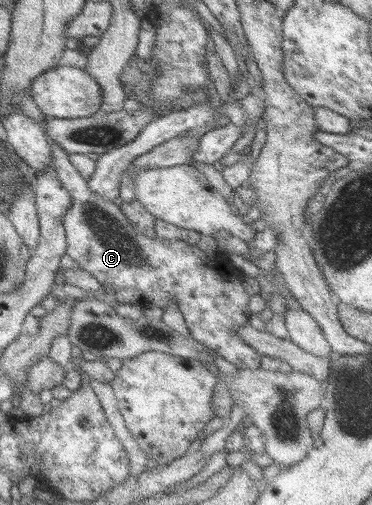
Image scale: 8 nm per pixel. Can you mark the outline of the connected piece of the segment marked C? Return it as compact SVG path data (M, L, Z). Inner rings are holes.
M49 142L49 145L50 166L55 170L62 188L70 193L70 208L60 219L65 232L65 255L73 259L82 270L92 275L92 279L97 281L106 293L114 294L116 290L135 289L141 296L144 296L141 297L139 303L145 307L146 304L156 306L161 311L165 310L166 304L169 304L169 300L172 299L178 311L183 315L189 336L197 340L197 343L201 343L207 349L215 352L235 368L258 369L259 354L241 341L240 337L235 336L235 329L239 329L241 325L248 322L247 304L250 296L241 286L241 277L239 275L237 277L235 275L225 276L223 272L220 272L217 261L209 261L209 256L205 256L193 243L187 243L181 239L145 237L145 235L137 233L121 213L118 202L99 199L88 189L86 179L83 179L70 164L68 153L53 142Z

